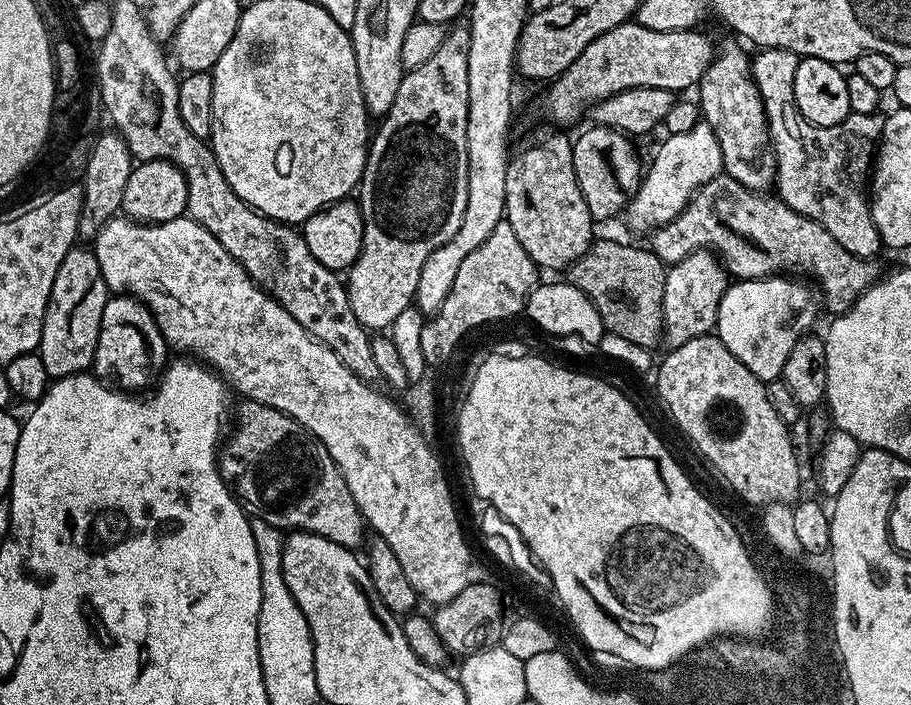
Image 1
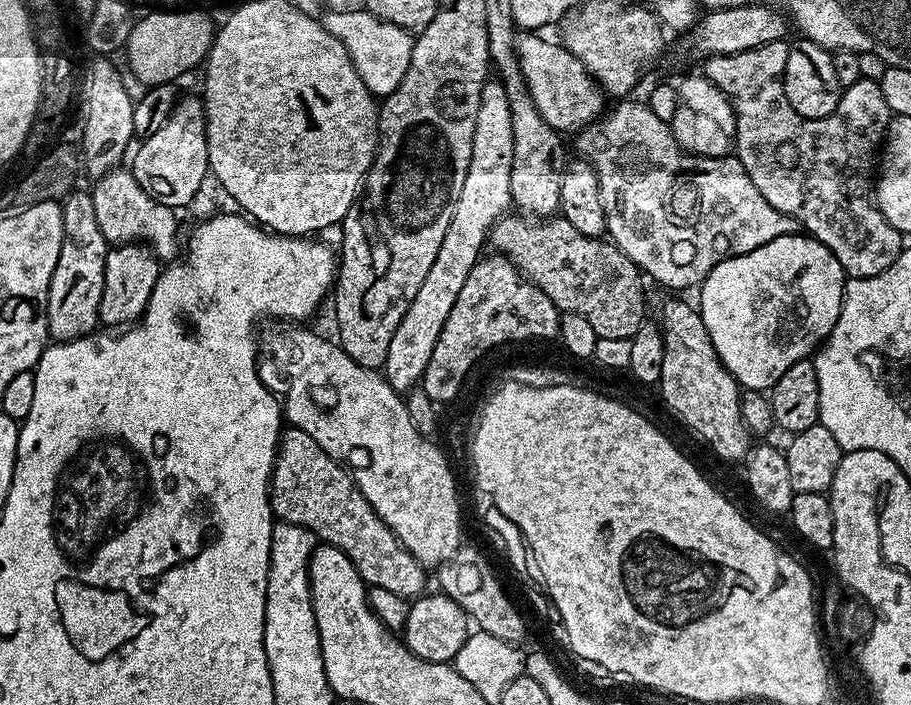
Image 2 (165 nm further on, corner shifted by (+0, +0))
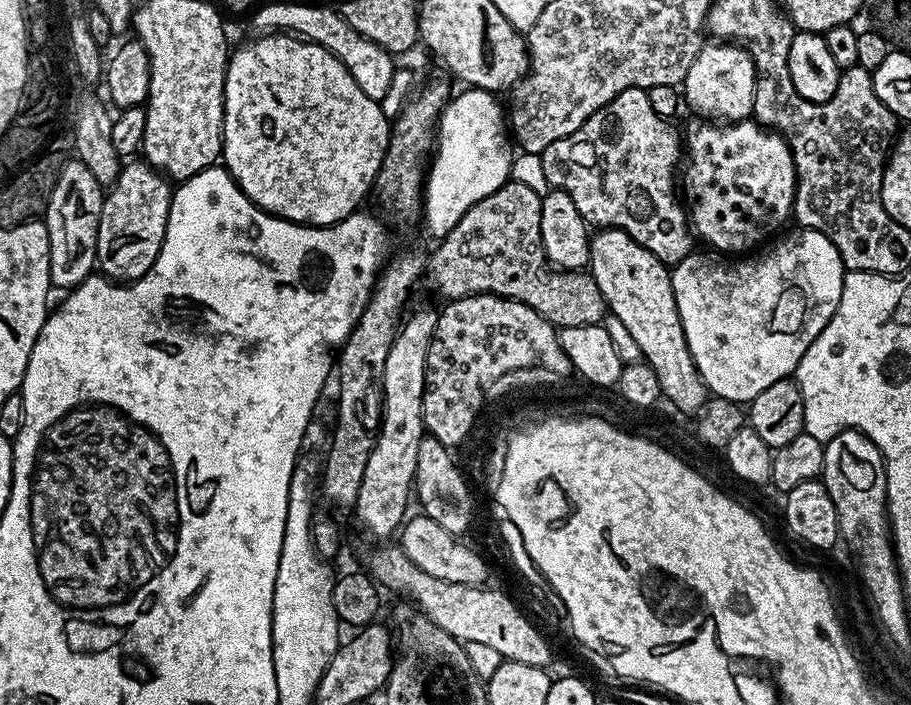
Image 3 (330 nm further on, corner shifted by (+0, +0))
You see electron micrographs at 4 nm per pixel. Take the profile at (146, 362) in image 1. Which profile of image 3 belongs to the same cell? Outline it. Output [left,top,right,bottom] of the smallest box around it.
[96,162,173,282]

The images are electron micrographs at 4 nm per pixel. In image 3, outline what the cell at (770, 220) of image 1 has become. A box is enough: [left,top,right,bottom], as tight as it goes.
[539,88,693,266]

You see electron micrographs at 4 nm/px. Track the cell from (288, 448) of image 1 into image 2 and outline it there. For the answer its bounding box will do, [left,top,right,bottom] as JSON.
[268,426,426,598]

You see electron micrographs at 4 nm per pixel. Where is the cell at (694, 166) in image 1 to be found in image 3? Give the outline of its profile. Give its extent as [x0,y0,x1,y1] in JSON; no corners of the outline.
[682,42,756,122]

